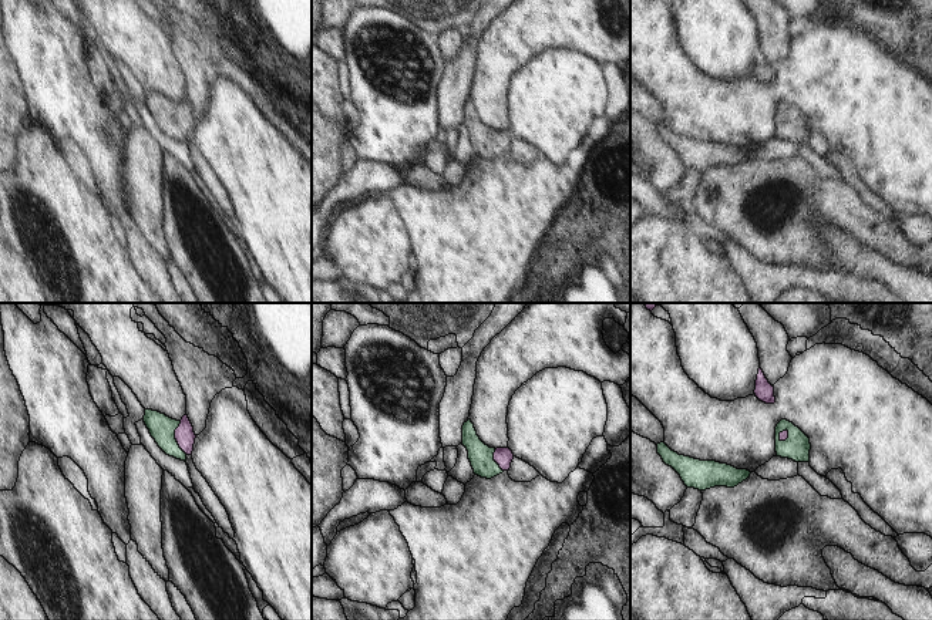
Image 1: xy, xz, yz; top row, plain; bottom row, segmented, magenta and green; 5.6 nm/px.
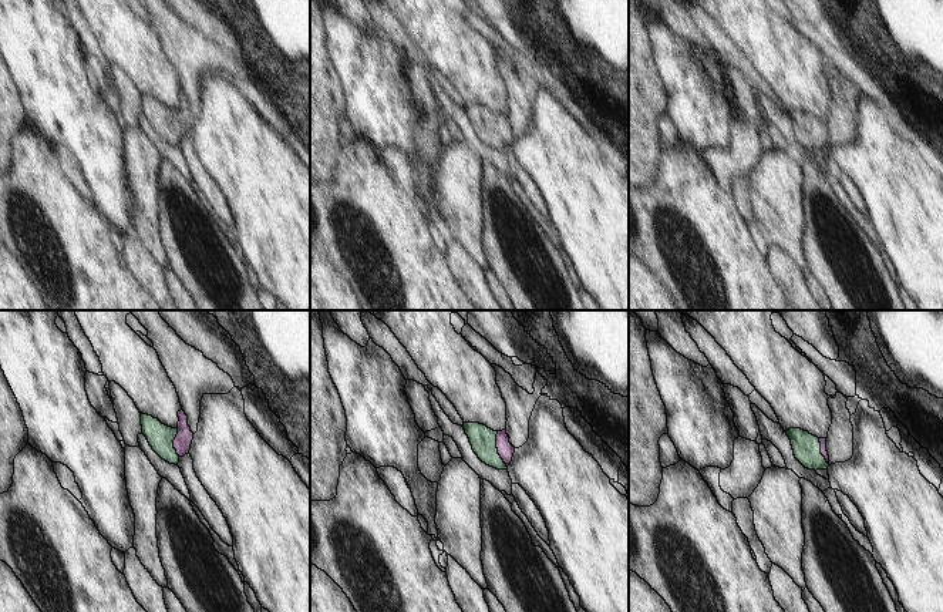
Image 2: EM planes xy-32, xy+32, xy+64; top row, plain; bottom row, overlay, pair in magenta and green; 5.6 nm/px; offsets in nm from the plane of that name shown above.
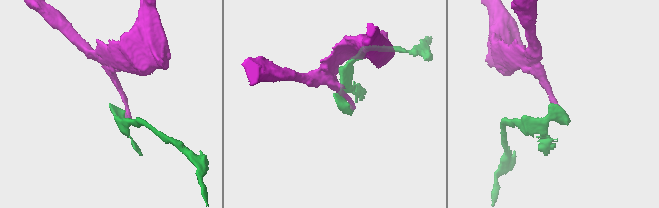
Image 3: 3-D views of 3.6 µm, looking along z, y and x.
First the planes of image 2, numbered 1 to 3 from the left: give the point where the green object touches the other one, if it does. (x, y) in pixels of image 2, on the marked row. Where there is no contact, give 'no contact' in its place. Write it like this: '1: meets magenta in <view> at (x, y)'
1: meets magenta in xy-32 at (174, 441)
2: meets magenta in xy+32 at (498, 450)
3: meets magenta in xy+64 at (821, 451)

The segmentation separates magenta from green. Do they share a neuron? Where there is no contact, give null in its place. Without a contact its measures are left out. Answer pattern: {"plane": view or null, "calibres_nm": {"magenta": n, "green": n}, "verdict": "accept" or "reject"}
{"plane": "xy", "calibres_nm": {"magenta": 110, "green": 140}, "verdict": "accept"}

